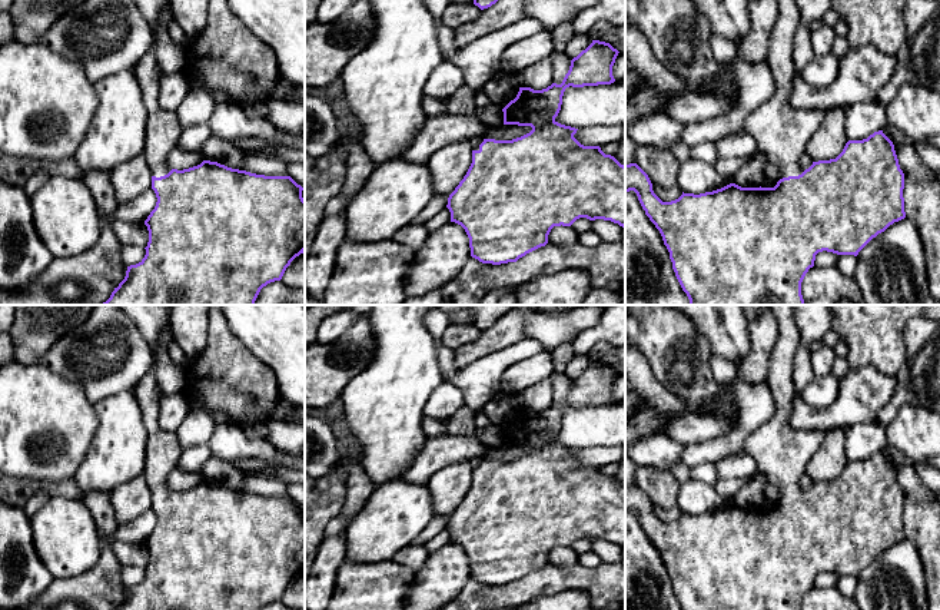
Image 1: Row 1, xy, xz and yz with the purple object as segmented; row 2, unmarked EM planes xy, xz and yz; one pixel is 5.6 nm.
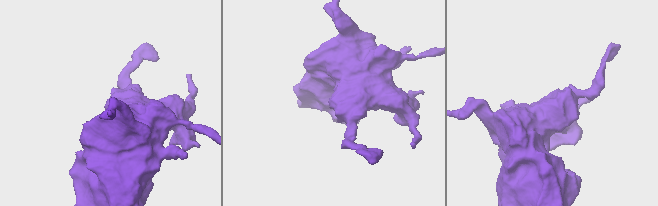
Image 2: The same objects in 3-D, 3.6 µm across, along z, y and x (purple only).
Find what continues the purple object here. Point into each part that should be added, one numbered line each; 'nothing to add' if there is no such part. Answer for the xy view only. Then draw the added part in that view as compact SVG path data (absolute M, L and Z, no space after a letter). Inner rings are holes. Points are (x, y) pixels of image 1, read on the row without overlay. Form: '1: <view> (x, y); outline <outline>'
1: xy (163, 450); outline M152 365L133 391L140 404L149 434L143 475L152 497L160 498L172 491L167 488L166 480L167 475L177 468L183 448L180 447L177 434L165 431L157 422L160 401L165 392L159 387L155 372L156 367Z

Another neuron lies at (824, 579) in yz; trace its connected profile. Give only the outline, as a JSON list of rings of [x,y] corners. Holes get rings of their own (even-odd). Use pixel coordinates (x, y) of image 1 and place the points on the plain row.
[[[823,571],[816,576],[814,586],[816,587],[836,587],[837,580],[838,580],[837,574]]]

